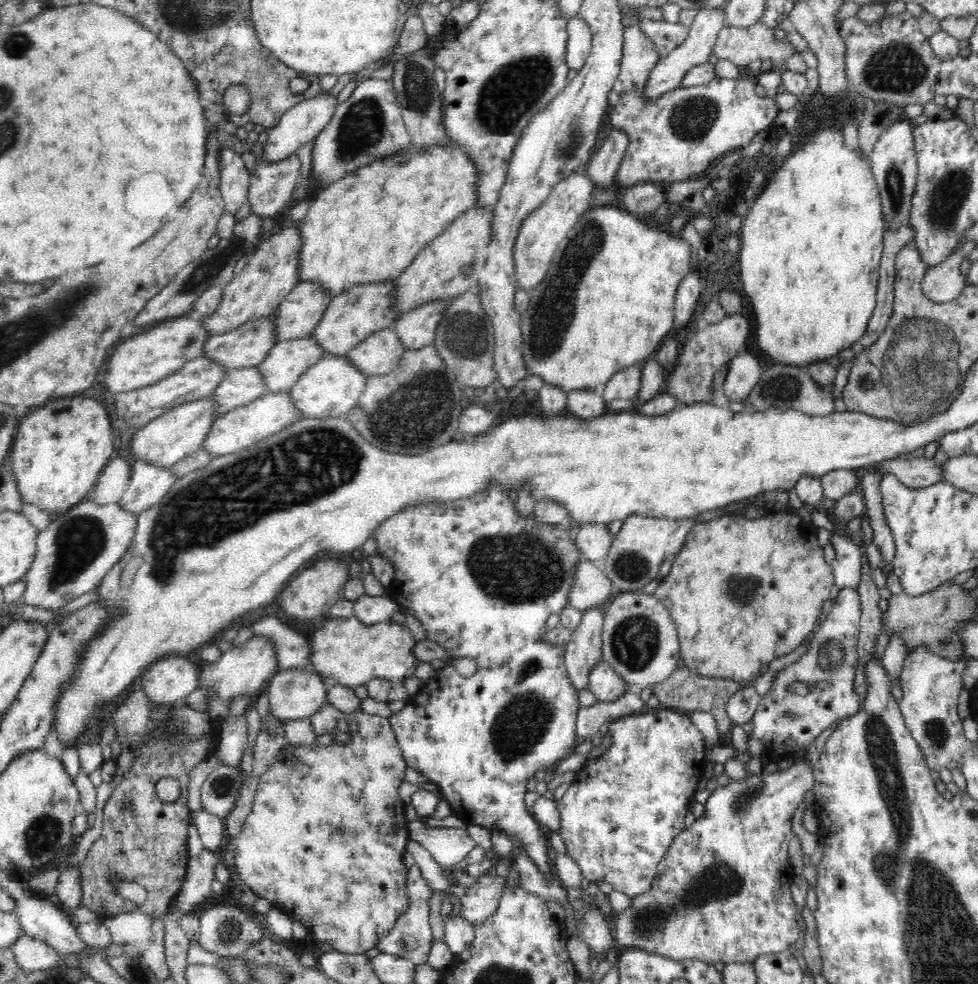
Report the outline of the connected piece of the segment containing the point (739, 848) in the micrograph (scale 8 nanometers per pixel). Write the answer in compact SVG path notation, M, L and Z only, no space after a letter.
M804 758L804 762L798 762L794 766L783 771L776 771L770 774L769 771L760 768L760 774L748 776L744 780L734 780L728 786L718 786L710 798L706 800L705 812L700 819L696 819L689 828L682 829L668 847L666 855L658 864L658 871L653 878L653 884L648 892L632 898L632 904L624 911L615 912L611 918L611 931L614 942L624 950L626 948L639 948L649 953L658 953L664 957L672 959L696 959L706 961L706 963L723 962L726 963L752 963L757 956L768 953L777 953L788 951L789 946L794 944L800 938L800 930L796 918L797 907L790 893L790 884L792 884L792 866L788 862L788 842L794 836L791 827L791 818L797 806L804 800L806 792L814 788L814 775L812 775L812 766Z

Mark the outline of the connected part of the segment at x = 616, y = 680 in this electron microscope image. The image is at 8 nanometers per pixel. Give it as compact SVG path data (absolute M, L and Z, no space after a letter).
M602 660L594 666L589 676L588 688L593 692L598 701L611 702L618 700L631 689L626 686L622 676L610 666L610 663Z

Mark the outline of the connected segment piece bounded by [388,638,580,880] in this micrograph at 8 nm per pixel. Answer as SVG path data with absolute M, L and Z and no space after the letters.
M541 638L519 649L519 651L514 654L514 658L508 659L508 662L506 662L504 666L498 666L498 668L480 667L476 670L476 674L469 677L458 673L458 670L453 665L449 663L446 664L445 667L436 670L434 676L426 680L415 695L408 698L406 706L404 706L400 712L393 713L388 720L390 721L391 728L394 730L397 744L402 750L406 765L421 772L426 779L438 787L440 793L444 795L445 800L448 802L452 814L458 816L466 825L473 824L474 826L483 826L490 830L502 830L504 834L508 834L508 838L510 838L514 844L509 861L518 856L519 848L515 845L516 842L521 842L521 848L524 848L524 853L528 855L528 858L532 859L534 865L538 867L545 878L552 880L555 878L555 874L552 866L552 848L548 841L549 831L543 828L533 817L532 812L526 808L526 804L524 803L526 786L522 786L522 784L526 784L540 768L550 766L554 769L559 761L566 759L574 752L577 745L575 730L579 704L578 692L567 673L564 647L546 642L544 638Z

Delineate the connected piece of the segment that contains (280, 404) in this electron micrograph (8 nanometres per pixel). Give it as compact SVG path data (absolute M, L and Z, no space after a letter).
M290 390L270 391L248 404L240 405L225 415L218 416L214 420L201 448L206 449L206 452L216 457L232 454L279 433L284 428L290 427L302 419L302 412L298 407L294 407L294 402L290 397Z

